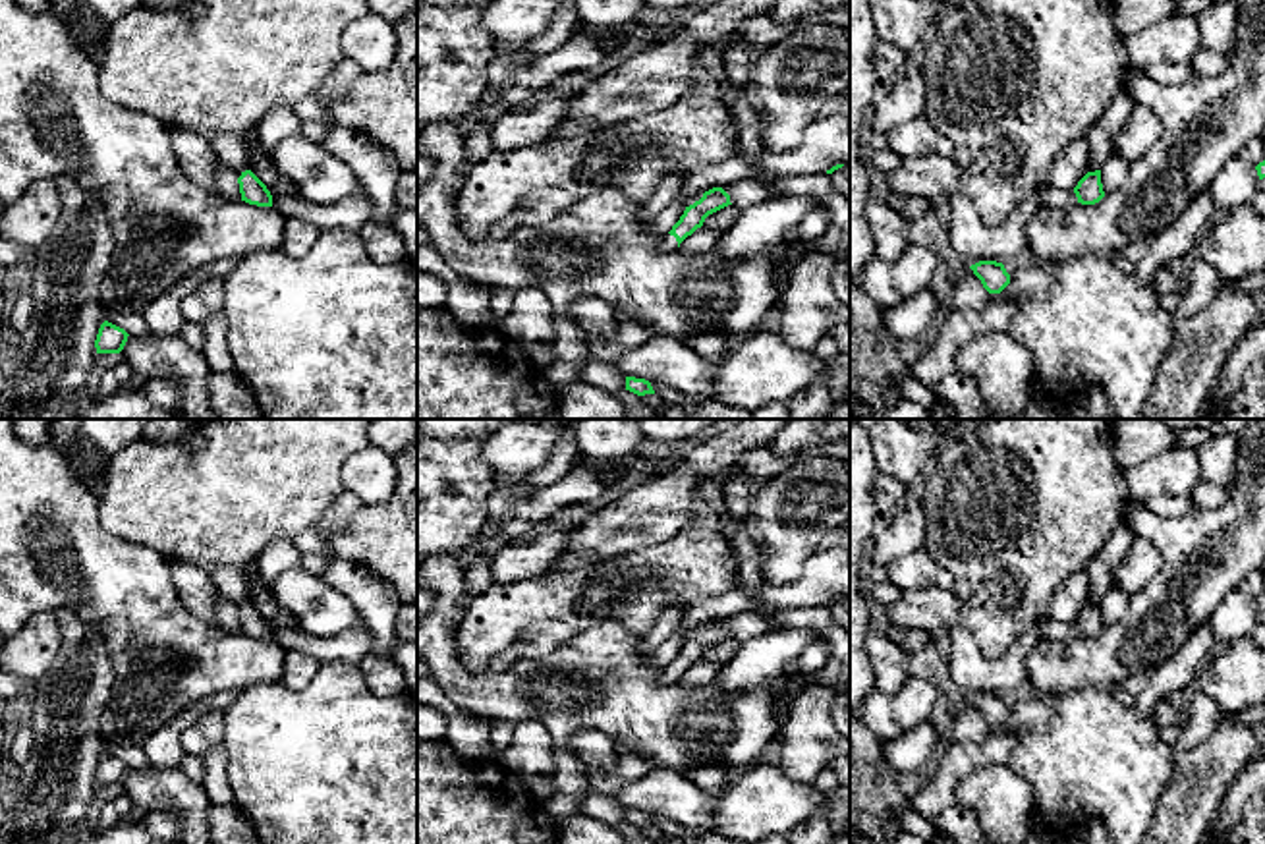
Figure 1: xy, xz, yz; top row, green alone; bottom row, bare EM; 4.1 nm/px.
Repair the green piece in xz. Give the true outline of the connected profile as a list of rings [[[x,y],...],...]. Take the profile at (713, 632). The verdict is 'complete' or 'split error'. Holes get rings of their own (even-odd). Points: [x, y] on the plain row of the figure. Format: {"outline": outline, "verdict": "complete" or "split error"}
{"outline": [[[713,620],[703,626],[699,633],[686,639],[680,653],[672,659],[672,662],[661,670],[662,684],[674,684],[680,676],[691,668],[697,661],[703,659],[705,651],[724,639],[732,637],[730,628],[722,620]]], "verdict": "split error"}

